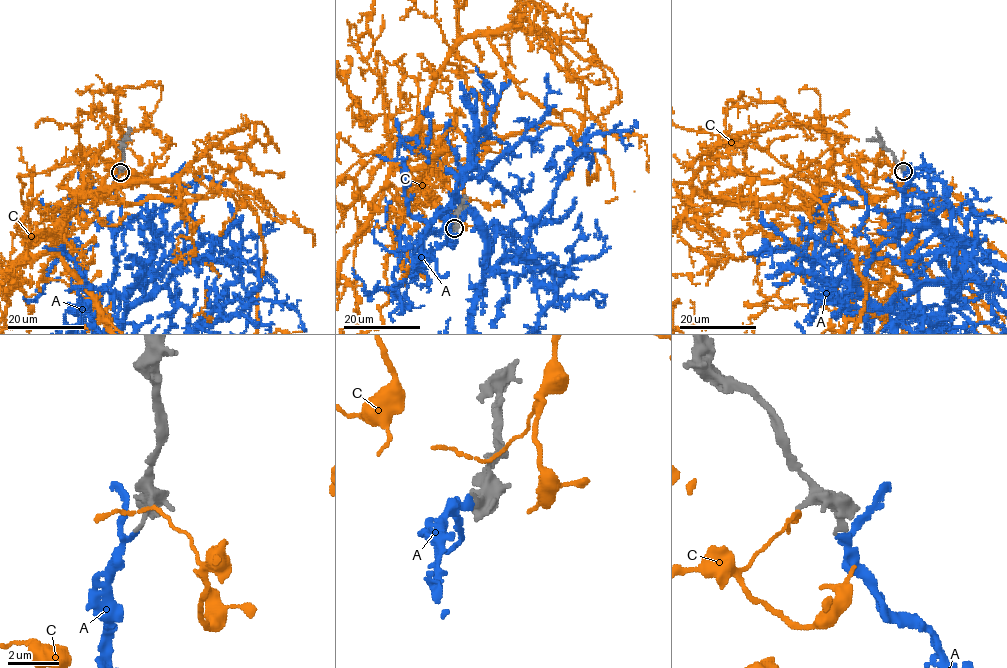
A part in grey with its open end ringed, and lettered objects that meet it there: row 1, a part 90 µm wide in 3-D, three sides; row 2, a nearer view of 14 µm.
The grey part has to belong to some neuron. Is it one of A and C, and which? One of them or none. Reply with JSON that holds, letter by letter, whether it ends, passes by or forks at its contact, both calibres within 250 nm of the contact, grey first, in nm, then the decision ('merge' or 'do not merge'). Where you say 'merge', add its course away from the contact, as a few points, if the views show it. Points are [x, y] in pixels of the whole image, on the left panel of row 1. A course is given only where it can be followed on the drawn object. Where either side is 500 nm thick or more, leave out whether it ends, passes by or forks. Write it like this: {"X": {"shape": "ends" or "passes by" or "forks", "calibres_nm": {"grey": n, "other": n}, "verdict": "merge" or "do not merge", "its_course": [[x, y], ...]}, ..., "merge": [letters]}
{"A": {"shape": "passes by", "calibres_nm": {"grey": 190, "other": 190}, "verdict": "merge"}, "C": {"shape": "passes by", "calibres_nm": {"grey": 240, "other": 110}, "verdict": "do not merge"}, "merge": ["A"]}

